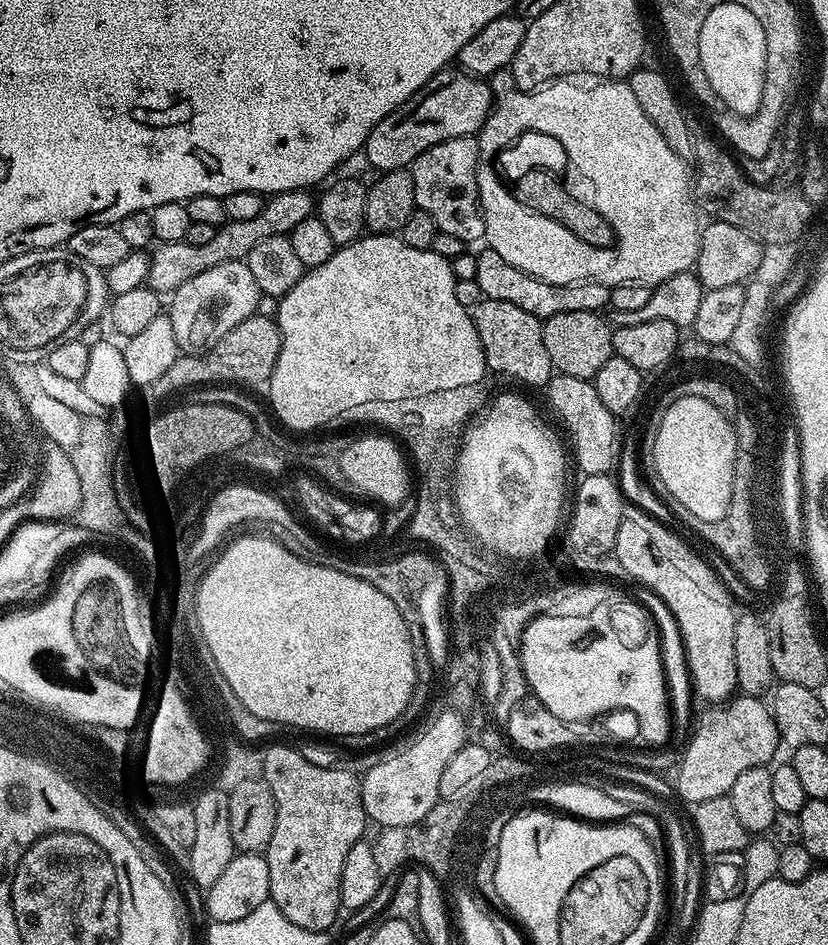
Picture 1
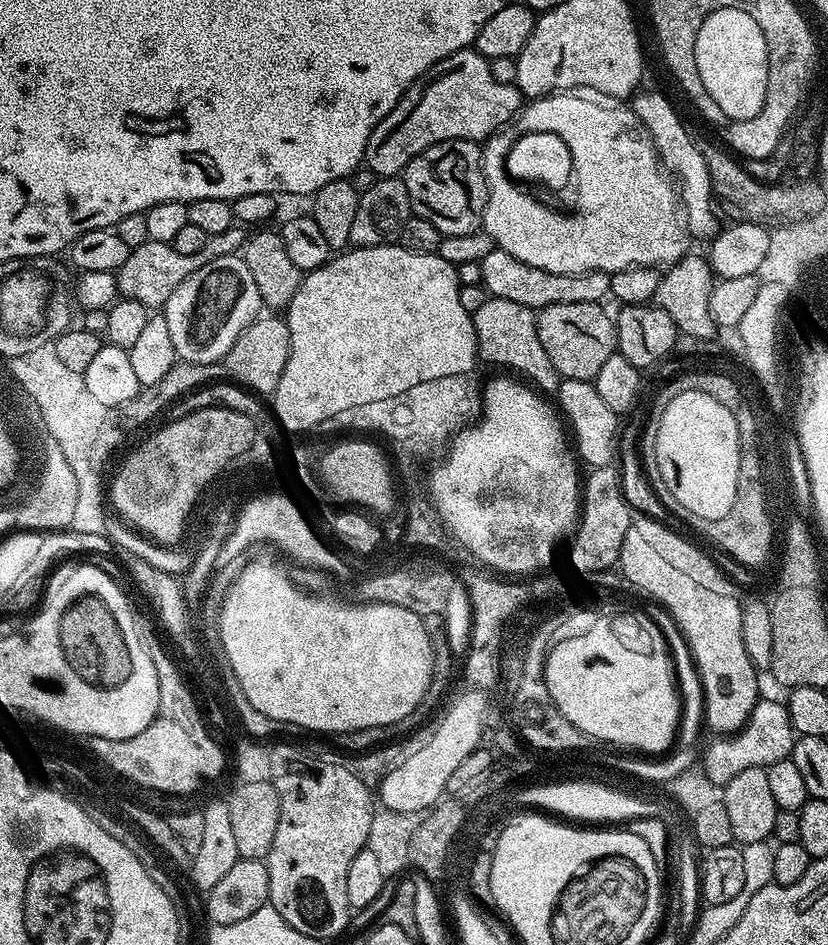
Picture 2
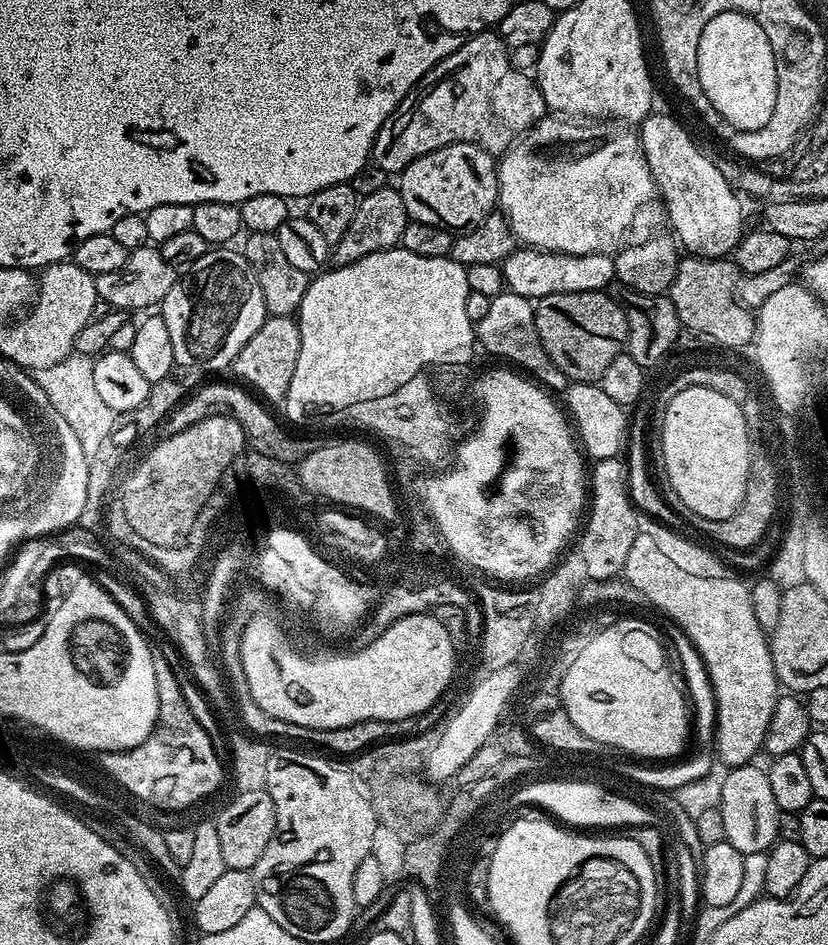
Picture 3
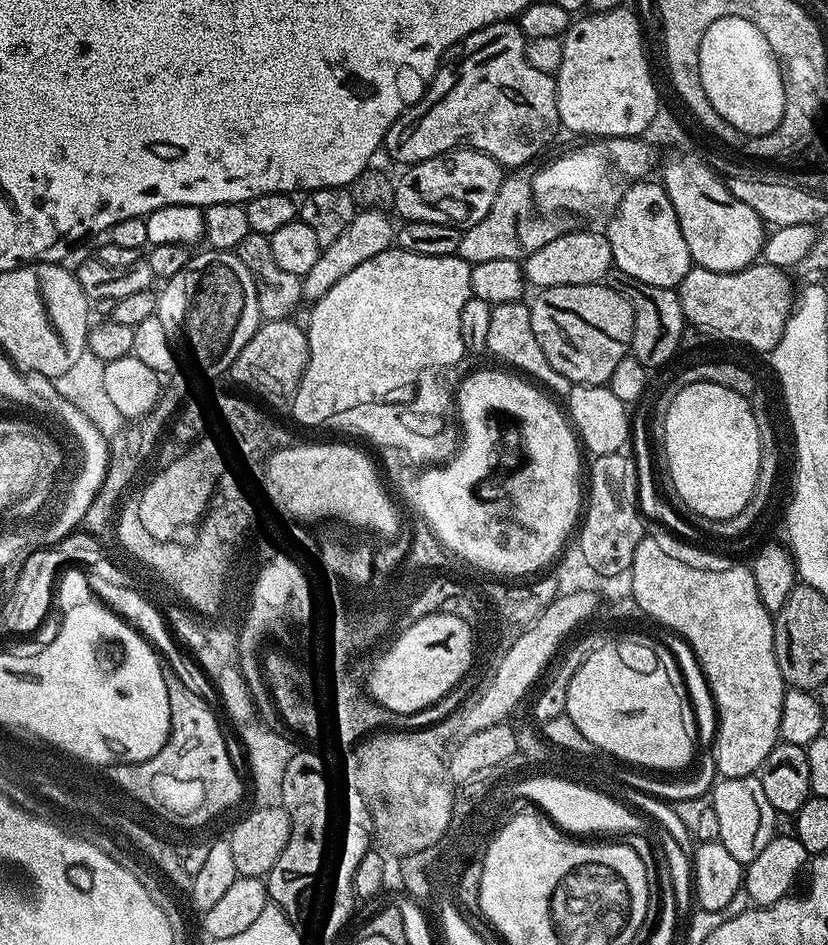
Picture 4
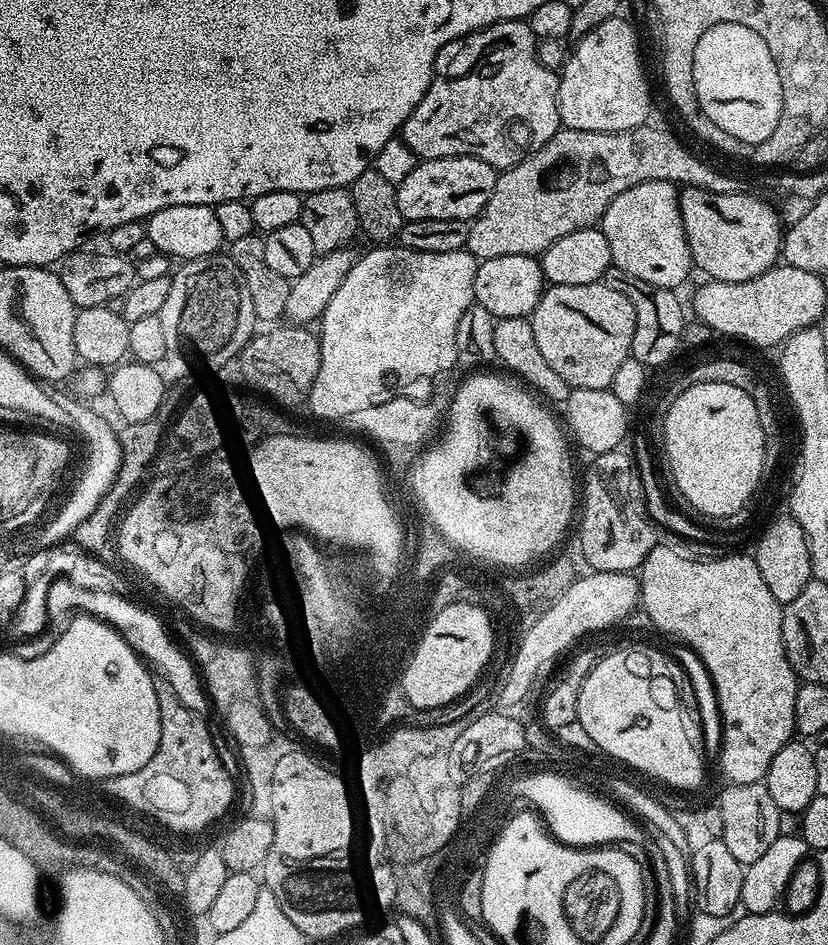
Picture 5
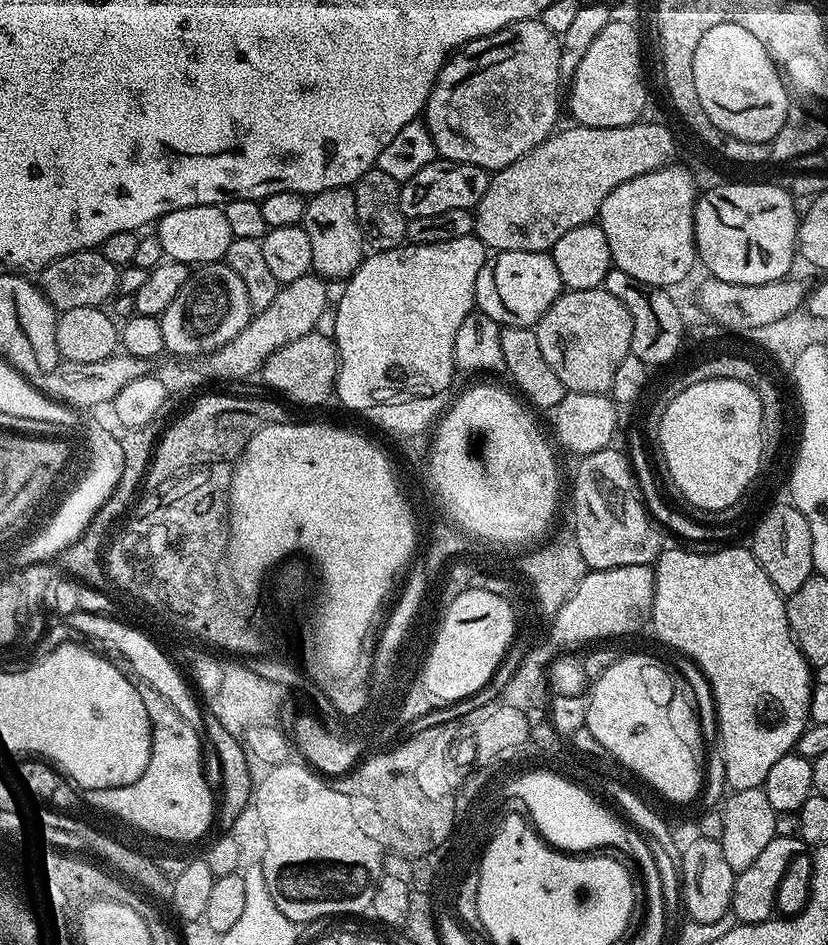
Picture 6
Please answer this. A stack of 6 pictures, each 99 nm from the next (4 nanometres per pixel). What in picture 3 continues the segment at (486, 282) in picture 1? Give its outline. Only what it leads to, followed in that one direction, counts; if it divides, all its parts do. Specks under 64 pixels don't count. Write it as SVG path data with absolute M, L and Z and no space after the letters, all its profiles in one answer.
M517 247L502 262L504 286L507 291L522 294L522 298L533 302L550 294L578 294L579 292L603 292L616 280L616 262L611 255L566 254L565 252L543 252L540 248Z

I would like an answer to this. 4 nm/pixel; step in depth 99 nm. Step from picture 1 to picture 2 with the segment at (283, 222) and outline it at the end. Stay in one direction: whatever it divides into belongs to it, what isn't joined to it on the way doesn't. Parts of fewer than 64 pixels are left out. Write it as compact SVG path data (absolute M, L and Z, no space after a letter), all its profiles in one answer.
M233 226L222 234L210 236L206 246L202 246L202 250L198 250L198 254L178 254L178 250L174 250L172 243L154 242L148 239L146 242L142 242L142 246L131 249L126 262L122 262L122 266L114 273L117 293L123 299L142 302L149 310L163 309L170 294L174 294L174 290L178 290L178 286L182 286L182 282L186 282L186 278L190 278L190 274L194 274L194 270L206 266L206 262L210 262L214 258L237 255L243 249L245 239L245 229Z

